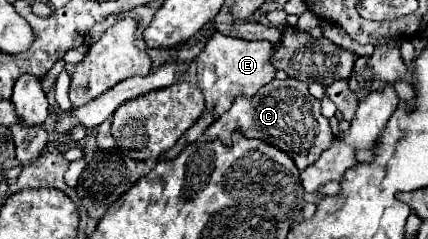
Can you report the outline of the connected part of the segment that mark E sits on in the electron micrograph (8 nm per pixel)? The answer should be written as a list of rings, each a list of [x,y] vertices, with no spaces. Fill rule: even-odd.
[[[214,32],[214,36],[208,40],[206,48],[196,58],[198,64],[198,88],[202,90],[206,98],[206,110],[218,118],[222,116],[236,96],[252,98],[264,84],[274,80],[276,68],[270,64],[274,54],[274,46],[268,40],[238,40],[232,36],[222,36]]]

